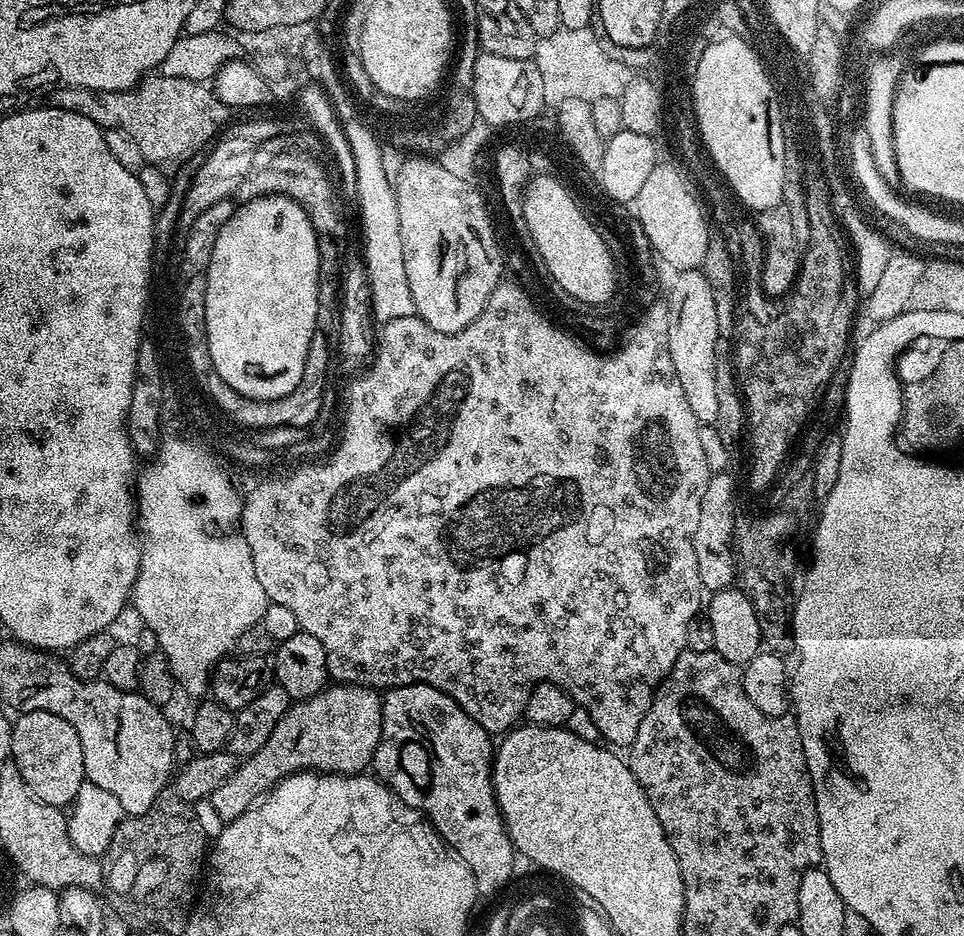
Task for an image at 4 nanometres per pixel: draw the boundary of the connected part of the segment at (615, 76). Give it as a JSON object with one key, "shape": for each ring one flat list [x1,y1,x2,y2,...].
{"shape":[[589,27,582,30,560,29,554,36,545,39,546,61,539,63,542,74,545,105,557,109,569,98,580,98,592,103,594,98,619,97,626,89,629,73,620,68,620,62,612,60,603,41,596,38]]}

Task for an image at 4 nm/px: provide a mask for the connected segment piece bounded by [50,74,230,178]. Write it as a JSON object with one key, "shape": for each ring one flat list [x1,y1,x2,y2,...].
{"shape":[[152,75,141,79,137,87,127,88,125,92,58,88,51,93,50,104,54,108,82,114,99,128,124,131,138,142,145,164,152,164,172,178,187,160,194,159,201,151,200,156,217,139,218,133,229,123,230,109,216,97,207,83]]}

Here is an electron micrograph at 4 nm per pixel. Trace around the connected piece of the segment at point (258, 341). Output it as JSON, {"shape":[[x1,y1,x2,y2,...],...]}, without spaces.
{"shape":[[269,195,256,197,253,200,245,199,235,209,233,216,222,226,217,240,214,242,213,256,210,258,206,271,208,281,206,282,205,302,205,334,207,336,208,354,211,360,210,368,238,394,242,394,251,400,280,400,298,386,302,379,303,366,306,364,306,354,310,347,310,340,317,332,315,314,318,313,318,294,322,291,319,282,319,239,314,225,311,224,306,210,298,201,288,196]]}

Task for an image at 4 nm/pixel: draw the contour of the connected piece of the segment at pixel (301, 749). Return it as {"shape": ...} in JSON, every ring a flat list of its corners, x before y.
{"shape":[[336,682,310,698,295,701,278,726,274,726,266,746,262,746,258,754,241,759,236,773,214,790,210,797,213,814,220,822,246,814,281,780,296,772,335,772,338,776,363,773,371,765,372,755,380,741,383,709,381,693,361,684]]}

